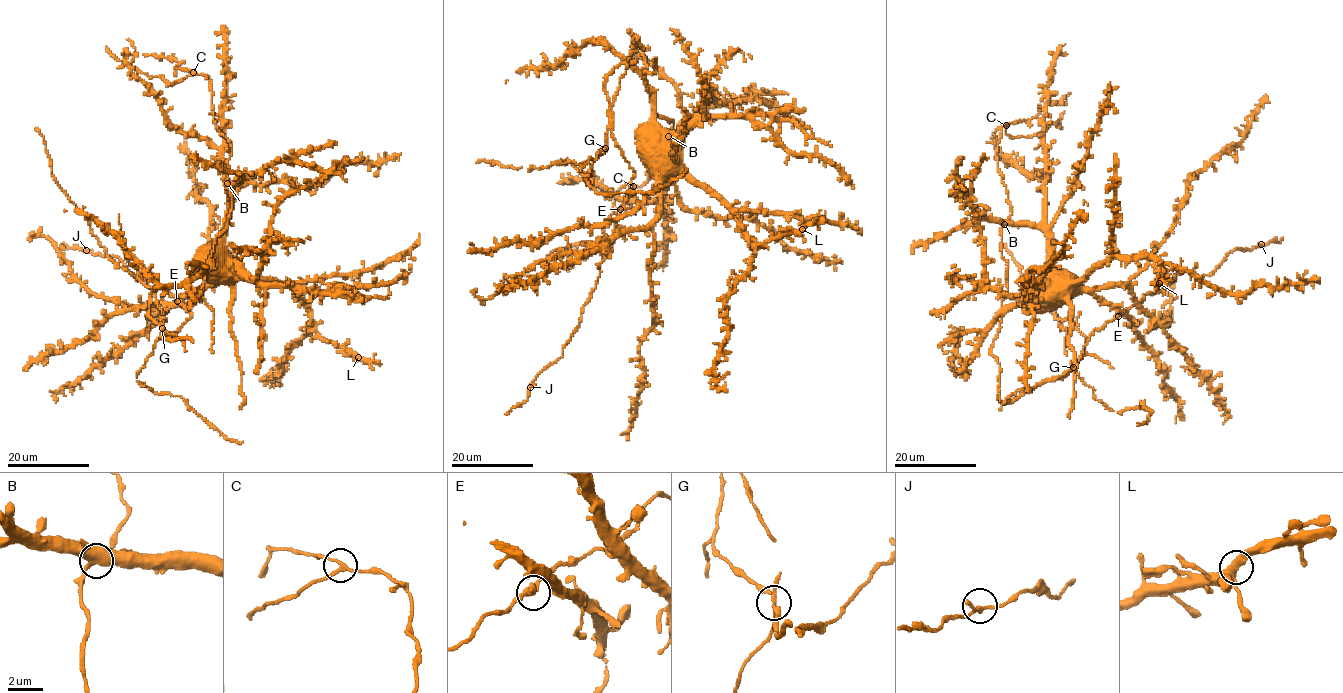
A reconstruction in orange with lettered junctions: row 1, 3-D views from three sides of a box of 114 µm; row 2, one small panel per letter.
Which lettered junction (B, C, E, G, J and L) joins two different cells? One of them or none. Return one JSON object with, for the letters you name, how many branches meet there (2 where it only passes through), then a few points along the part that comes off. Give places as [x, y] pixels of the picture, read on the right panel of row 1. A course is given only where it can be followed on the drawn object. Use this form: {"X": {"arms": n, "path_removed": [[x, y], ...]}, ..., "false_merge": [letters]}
{"G": {"arms": 4, "path_removed": [[1073, 367], [1084, 354], [1085, 337], [1073, 321], [1055, 318], [1050, 308], [1051, 300], [1037, 284]]}, "false_merge": ["G"]}

